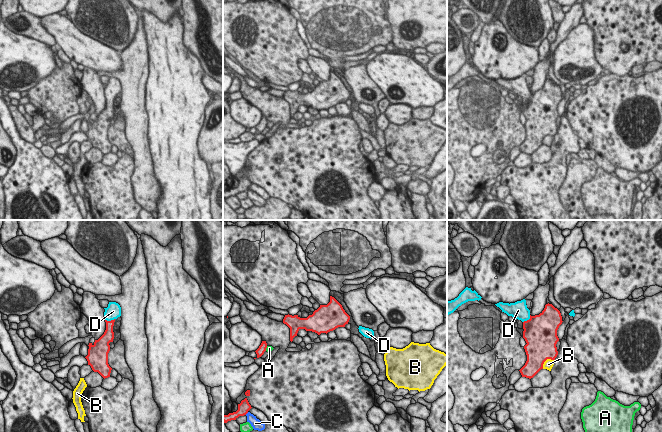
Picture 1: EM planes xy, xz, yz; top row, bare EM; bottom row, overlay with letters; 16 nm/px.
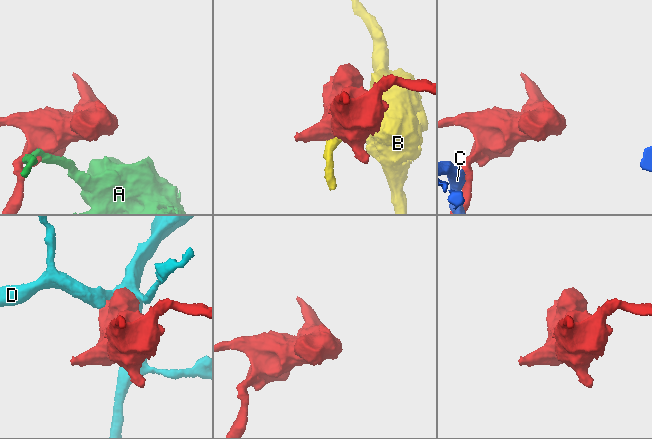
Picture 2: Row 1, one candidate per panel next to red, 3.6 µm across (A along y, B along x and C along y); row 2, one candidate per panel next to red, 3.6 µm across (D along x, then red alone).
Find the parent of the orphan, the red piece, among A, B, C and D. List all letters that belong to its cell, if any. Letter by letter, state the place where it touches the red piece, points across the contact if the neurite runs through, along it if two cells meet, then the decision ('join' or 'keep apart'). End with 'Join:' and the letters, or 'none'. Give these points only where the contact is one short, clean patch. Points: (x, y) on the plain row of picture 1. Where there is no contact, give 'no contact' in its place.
A: meets red in xz at (266, 123); keep apart
B: meets red in yz at (545, 136); keep apart
C: meets red in xz at (246, 189); border along xz (248, 188), (245, 190); keep apart
D: meets red in yz at (527, 96); runs through yz (539, 106), (527, 96), (518, 86); join
Join: D

